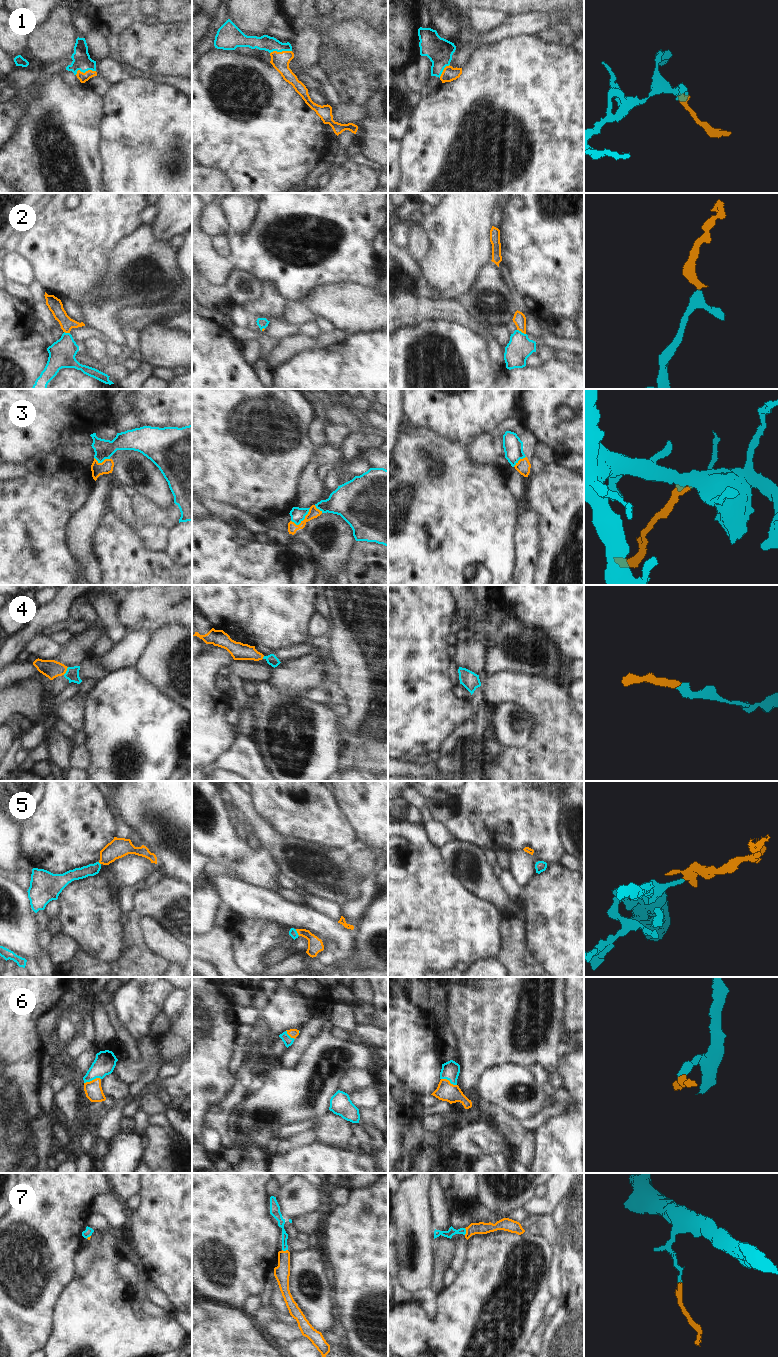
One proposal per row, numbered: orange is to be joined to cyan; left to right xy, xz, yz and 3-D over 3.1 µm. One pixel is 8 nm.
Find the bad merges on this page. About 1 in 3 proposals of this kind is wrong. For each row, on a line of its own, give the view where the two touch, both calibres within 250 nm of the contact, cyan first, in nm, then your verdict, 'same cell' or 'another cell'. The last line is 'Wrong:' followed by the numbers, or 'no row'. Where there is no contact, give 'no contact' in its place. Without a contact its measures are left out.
1: xy | 140/80 nm | same cell
2: yz | 200/100 nm | same cell
3: xz | 120/80 nm | another cell
4: xy | 110/140 nm | same cell
5: xz | 70/130 nm | same cell
6: xy | 170/140 nm | same cell
7: yz | 60/100 nm | same cell
Wrong: 3

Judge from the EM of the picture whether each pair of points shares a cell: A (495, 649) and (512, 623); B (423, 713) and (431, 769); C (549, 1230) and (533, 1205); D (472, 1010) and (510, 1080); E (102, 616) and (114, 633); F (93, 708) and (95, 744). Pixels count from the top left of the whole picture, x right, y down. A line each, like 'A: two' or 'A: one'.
A: one
B: two
C: two
D: two
E: one
F: one

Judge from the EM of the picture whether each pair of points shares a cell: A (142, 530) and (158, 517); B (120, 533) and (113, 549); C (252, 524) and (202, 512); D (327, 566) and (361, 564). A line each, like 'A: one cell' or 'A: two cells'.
A: two cells
B: one cell
C: two cells
D: two cells

